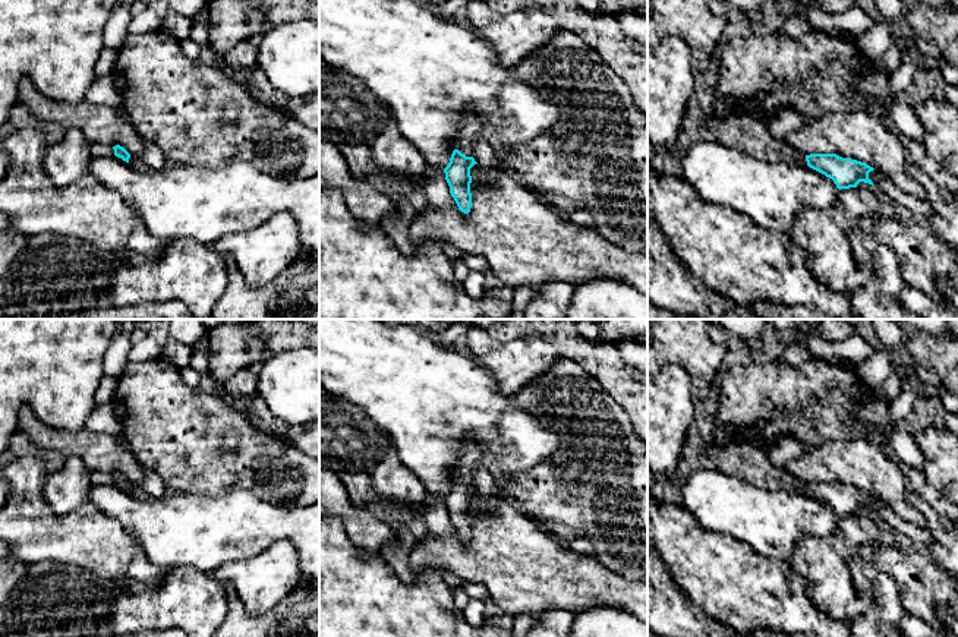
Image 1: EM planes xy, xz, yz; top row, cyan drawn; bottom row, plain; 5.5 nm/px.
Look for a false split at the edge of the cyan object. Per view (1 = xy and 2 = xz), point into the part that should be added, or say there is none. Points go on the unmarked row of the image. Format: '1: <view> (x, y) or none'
1: xy (136, 491)
2: xz (472, 457)

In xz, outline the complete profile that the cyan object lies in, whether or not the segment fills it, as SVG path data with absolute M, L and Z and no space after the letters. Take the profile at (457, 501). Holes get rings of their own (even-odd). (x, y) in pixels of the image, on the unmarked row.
M464 439L457 460L456 477L451 482L448 493L444 496L450 521L458 537L464 542L469 542L472 536L470 496L478 492L473 486L473 474L483 463L485 452L482 448L475 442Z

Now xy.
M116 473L113 474L114 483L126 489L130 495L138 499L146 498L146 492L142 489L141 485L132 485L123 474Z

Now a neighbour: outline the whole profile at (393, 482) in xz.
M394 445L388 447L374 469L372 489L376 499L384 499L397 510L419 510L429 493L423 482L403 464Z

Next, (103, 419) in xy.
M111 403L95 406L91 413L86 429L98 433L108 433L117 436L122 432L120 420Z

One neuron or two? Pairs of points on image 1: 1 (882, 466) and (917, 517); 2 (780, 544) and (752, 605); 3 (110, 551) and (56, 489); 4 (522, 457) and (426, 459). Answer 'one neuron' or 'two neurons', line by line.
1: one neuron
2: two neurons
3: two neurons
4: one neuron

